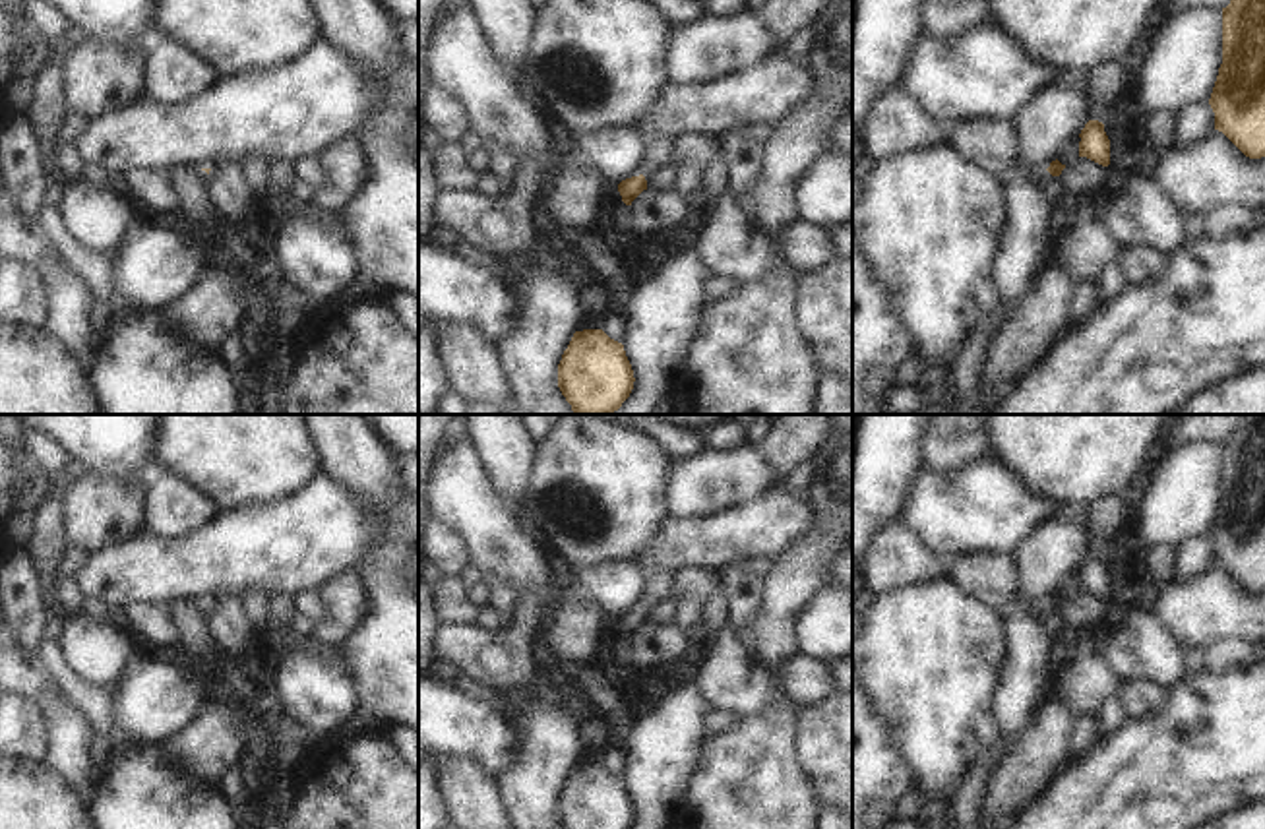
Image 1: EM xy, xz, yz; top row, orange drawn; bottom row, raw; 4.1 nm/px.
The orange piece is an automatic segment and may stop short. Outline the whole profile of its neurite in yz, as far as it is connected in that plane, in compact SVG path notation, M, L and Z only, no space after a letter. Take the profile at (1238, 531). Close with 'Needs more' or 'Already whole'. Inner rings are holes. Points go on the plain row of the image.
M1242 414L1230 438L1222 442L1222 498L1209 538L1215 564L1246 591L1265 591L1265 414Z. Already whole.

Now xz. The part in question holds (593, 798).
M602 763L575 765L558 798L562 829L630 829L633 815L624 779Z. Already whole.

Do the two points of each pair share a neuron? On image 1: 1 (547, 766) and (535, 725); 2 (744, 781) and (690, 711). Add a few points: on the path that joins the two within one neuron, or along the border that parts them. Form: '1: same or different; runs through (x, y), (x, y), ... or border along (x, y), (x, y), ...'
1: same; runs through (547, 756), (545, 735)
2: different; border along (706, 738), (698, 766), (688, 781)

